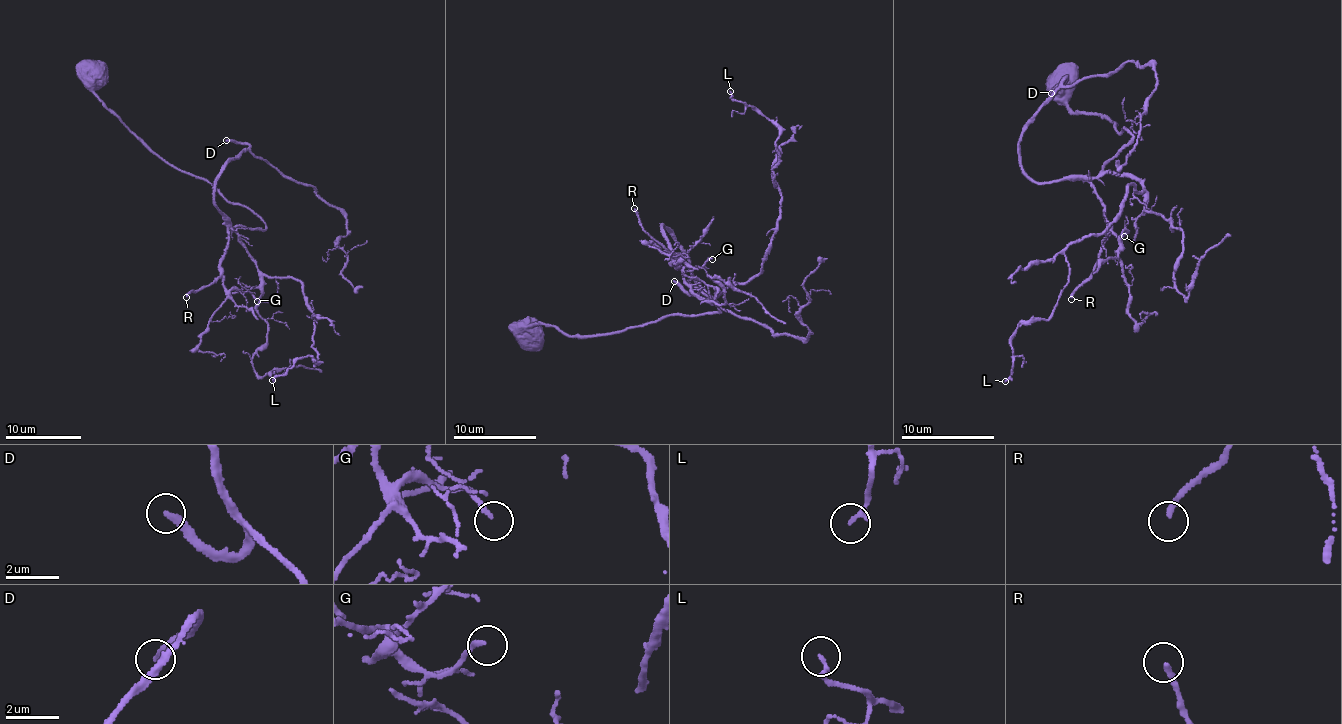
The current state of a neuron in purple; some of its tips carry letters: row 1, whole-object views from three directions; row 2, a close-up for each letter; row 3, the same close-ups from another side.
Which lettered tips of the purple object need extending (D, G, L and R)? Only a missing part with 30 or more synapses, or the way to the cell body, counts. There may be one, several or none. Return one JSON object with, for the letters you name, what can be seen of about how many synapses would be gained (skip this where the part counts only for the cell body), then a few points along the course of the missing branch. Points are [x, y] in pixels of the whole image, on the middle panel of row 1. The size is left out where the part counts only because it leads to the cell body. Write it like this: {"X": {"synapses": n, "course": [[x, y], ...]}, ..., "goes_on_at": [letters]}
{"D": {"synapses": 170}, "goes_on_at": ["D"]}

